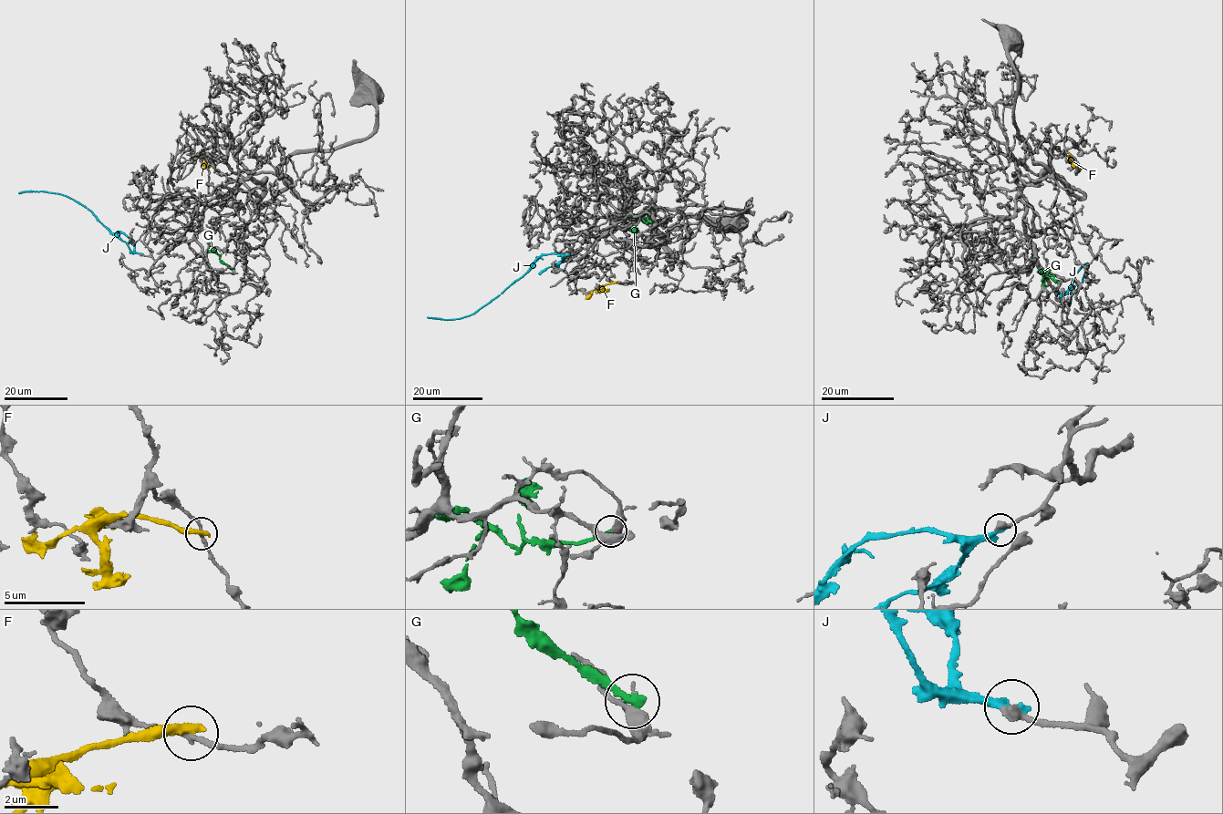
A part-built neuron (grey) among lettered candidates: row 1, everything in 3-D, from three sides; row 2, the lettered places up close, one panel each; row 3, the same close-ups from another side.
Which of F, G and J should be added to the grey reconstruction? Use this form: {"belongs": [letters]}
{"belongs": []}

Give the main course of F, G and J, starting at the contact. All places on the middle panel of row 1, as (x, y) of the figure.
F: (618, 283), (599, 285), (586, 299)
G: (667, 219), (647, 222), (633, 214), (628, 216)
J: (570, 253), (542, 254), (521, 277), (473, 314), (457, 319), (427, 317)

